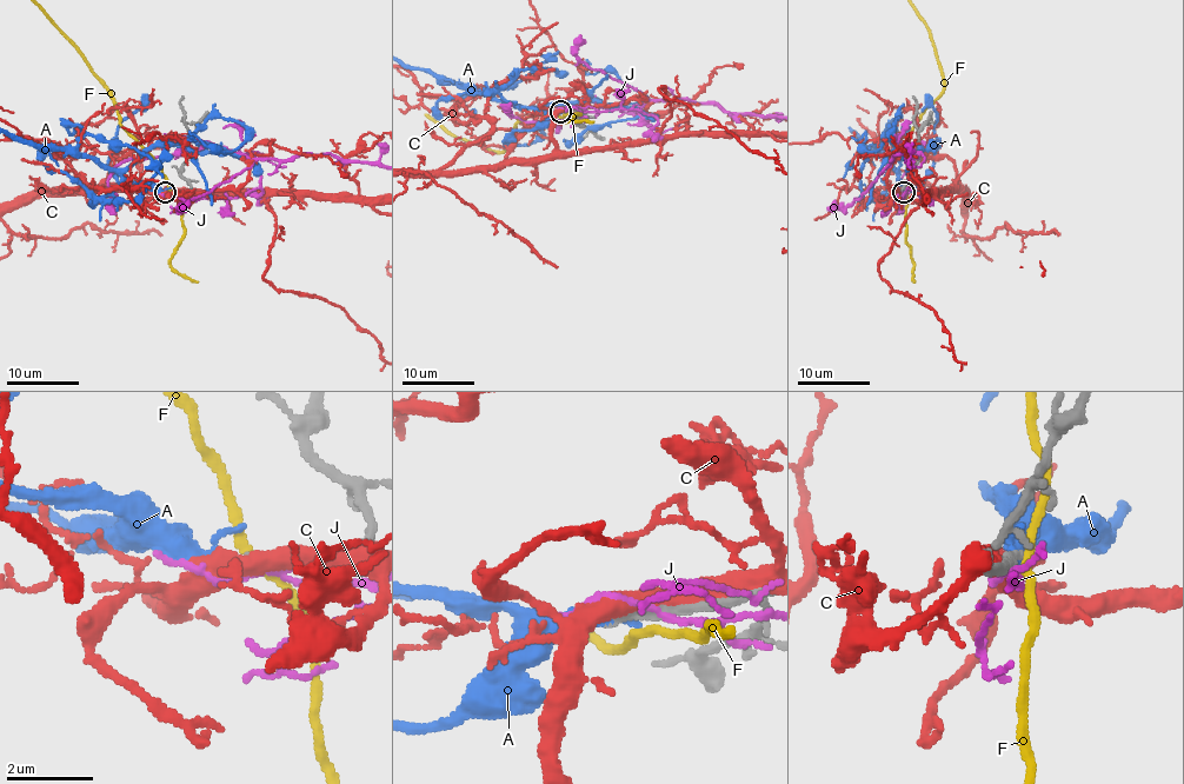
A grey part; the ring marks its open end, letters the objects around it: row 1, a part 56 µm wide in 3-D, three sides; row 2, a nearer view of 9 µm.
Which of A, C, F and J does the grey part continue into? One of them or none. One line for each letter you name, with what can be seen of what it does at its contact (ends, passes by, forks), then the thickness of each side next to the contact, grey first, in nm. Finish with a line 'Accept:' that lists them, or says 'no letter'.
A: it ends there; 280 nm thick on the grey side, 380 nm on the other
Accept: A

